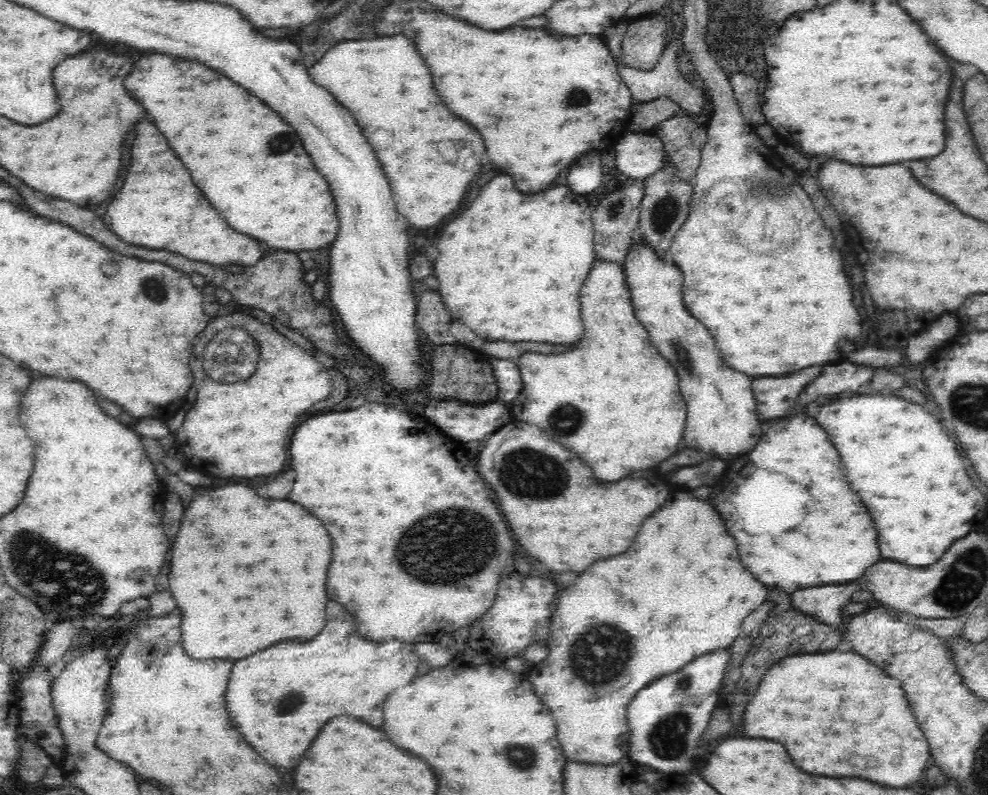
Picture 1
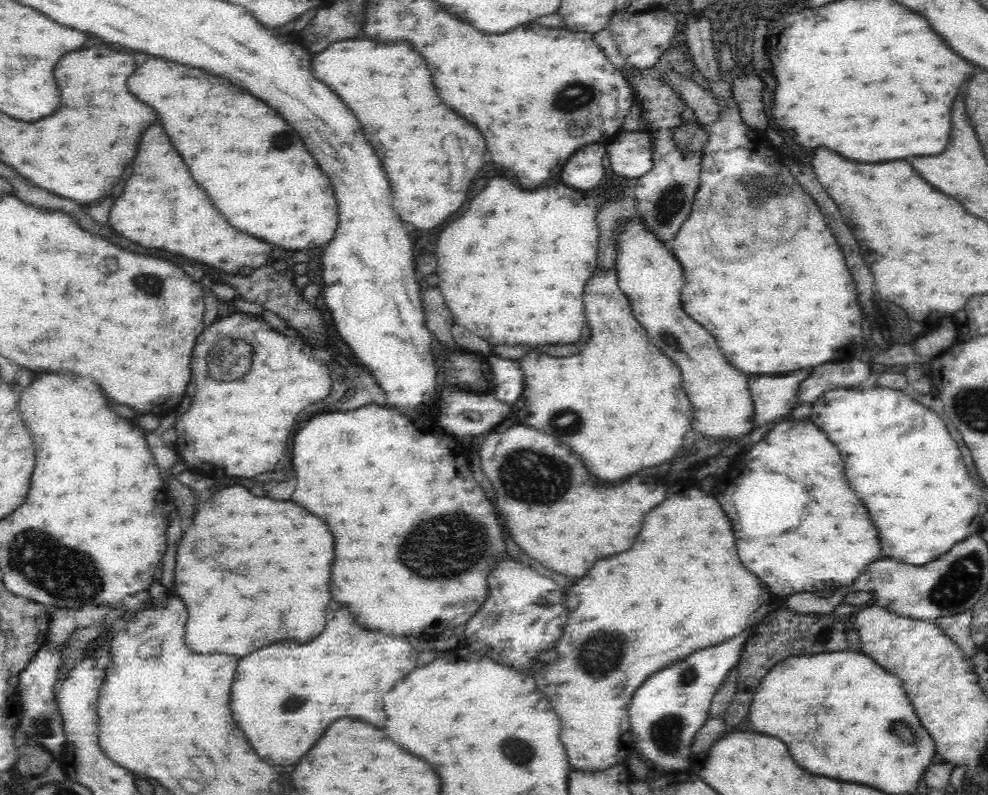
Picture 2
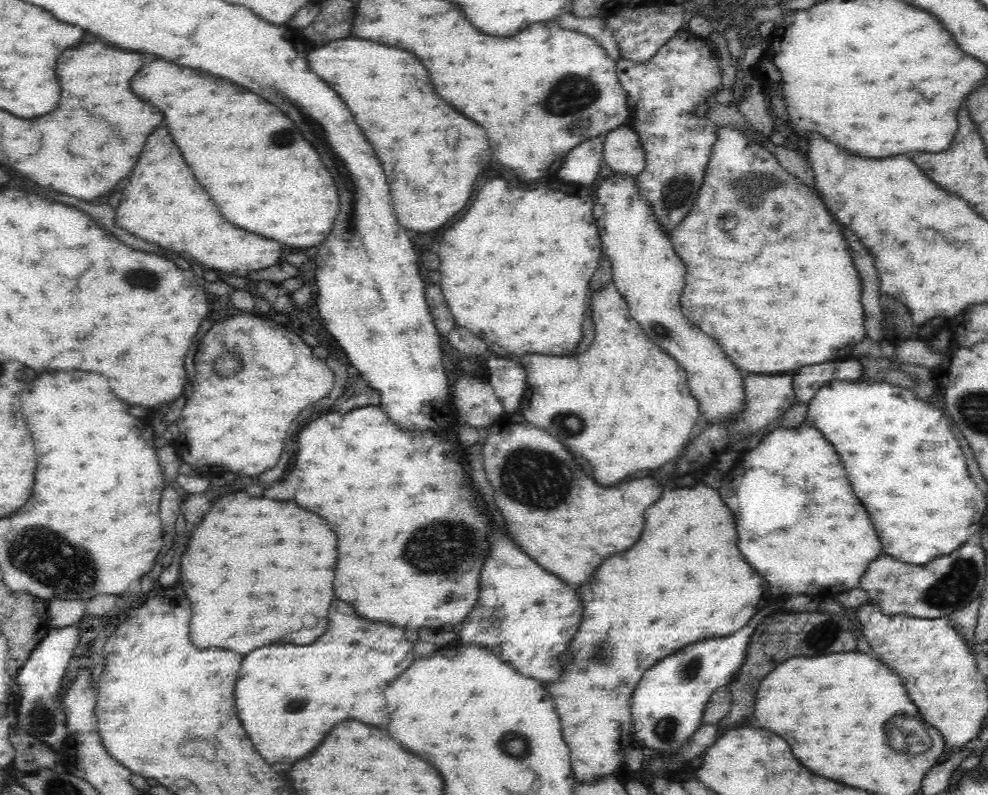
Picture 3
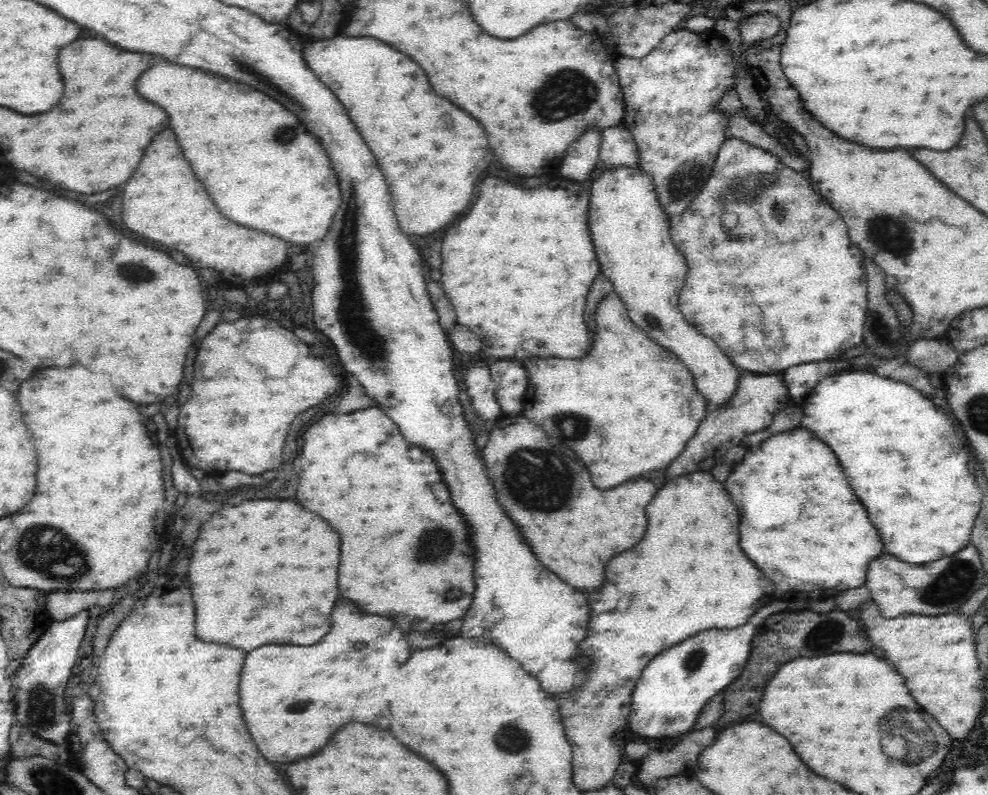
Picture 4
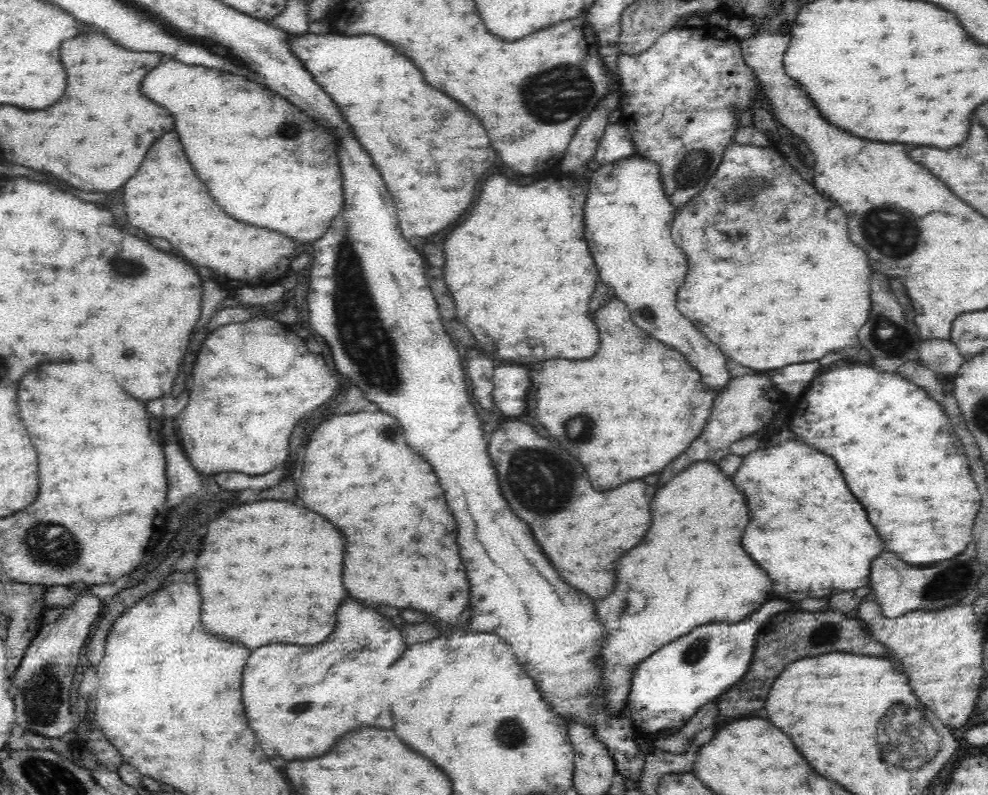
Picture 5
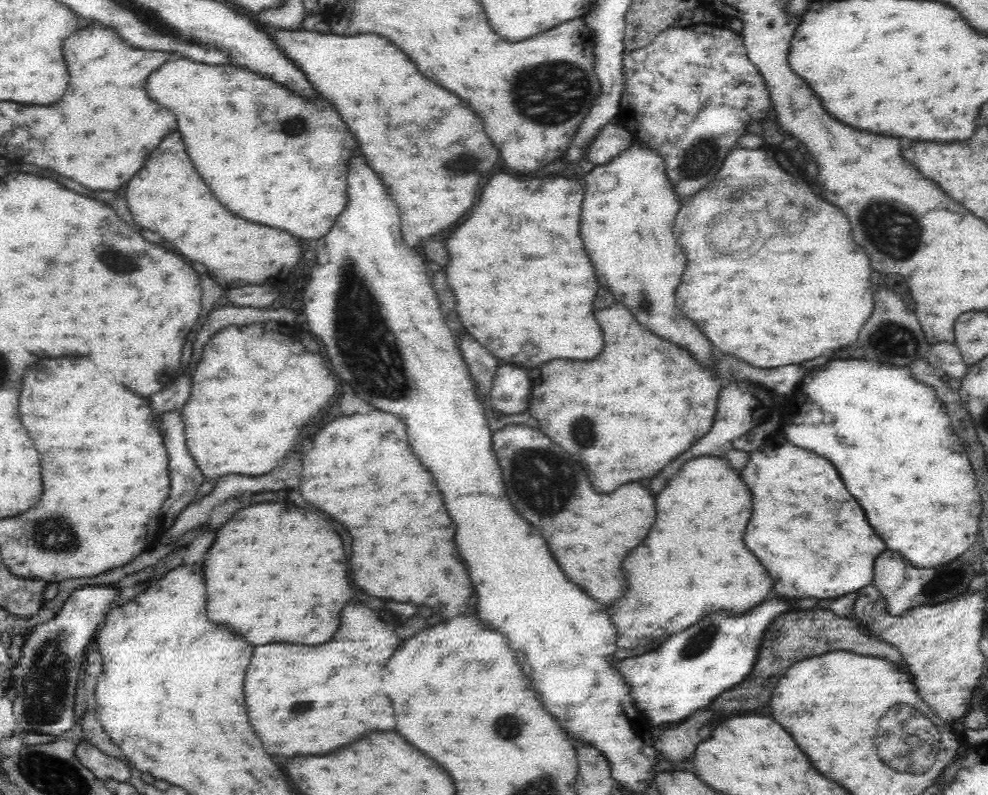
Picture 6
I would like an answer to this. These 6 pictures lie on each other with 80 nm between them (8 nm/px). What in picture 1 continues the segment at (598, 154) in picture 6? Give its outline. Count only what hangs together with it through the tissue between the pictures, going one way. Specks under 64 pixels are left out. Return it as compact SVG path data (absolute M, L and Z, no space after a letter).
M624 131L613 146L614 171L630 178L645 179L662 168L665 146L656 136Z

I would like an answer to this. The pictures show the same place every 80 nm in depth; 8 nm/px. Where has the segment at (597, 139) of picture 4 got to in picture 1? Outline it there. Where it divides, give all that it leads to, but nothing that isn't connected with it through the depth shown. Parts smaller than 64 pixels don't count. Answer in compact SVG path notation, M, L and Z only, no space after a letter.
M600 150L590 151L588 156L584 156L582 160L578 160L578 164L574 164L574 168L570 168L568 186L574 192L578 194L594 193L594 190L600 186L603 167L600 155Z

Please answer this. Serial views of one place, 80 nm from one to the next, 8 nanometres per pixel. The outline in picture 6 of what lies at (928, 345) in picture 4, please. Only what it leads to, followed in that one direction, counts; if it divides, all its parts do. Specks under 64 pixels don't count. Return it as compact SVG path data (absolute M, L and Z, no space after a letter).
M939 342L930 347L927 363L938 369L947 379L966 376L967 366L955 343Z

